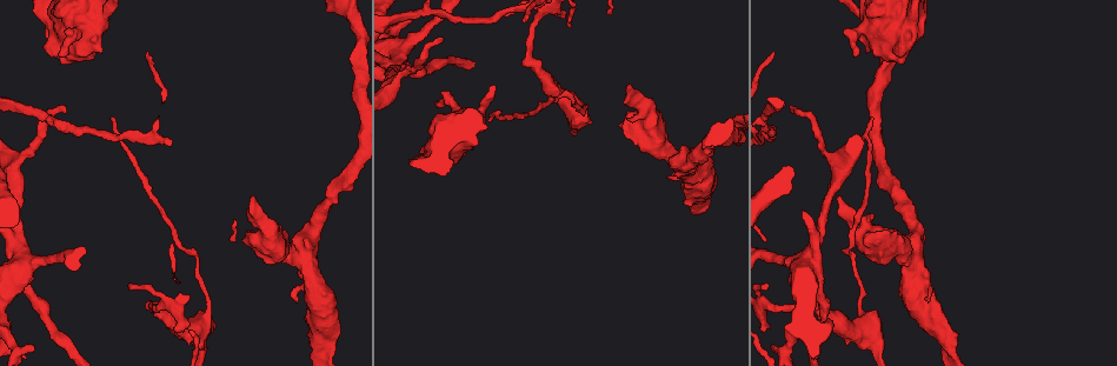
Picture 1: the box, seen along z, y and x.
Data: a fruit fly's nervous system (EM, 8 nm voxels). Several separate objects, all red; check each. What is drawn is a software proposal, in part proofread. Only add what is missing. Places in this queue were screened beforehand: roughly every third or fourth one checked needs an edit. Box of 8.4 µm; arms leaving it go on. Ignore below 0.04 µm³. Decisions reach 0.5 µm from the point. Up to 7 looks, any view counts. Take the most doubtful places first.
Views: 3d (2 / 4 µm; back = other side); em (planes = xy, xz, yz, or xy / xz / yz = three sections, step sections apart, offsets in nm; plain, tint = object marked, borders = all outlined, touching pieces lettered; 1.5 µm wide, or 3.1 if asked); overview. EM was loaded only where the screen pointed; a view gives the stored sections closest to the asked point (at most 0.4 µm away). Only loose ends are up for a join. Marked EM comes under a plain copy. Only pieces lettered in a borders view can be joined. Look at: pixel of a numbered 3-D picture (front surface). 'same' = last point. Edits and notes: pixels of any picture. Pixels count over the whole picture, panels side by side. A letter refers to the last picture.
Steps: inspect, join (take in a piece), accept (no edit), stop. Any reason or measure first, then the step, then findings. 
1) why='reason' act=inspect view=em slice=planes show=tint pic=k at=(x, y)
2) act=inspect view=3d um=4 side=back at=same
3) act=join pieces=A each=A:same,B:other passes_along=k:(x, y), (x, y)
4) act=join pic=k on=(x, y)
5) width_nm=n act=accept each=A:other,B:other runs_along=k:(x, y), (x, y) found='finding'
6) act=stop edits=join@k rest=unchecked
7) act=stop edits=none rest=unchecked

why='an open end' act=inspect view=3d um=4 side=back pic=1 at=(252, 197)

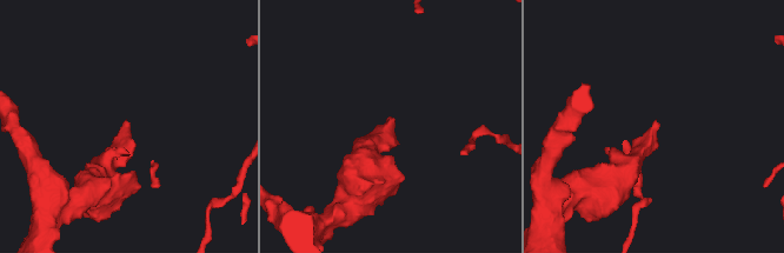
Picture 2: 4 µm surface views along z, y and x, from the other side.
act=inspect view=em slice=xy step=4 show=borders pic=2 at=(656, 120)

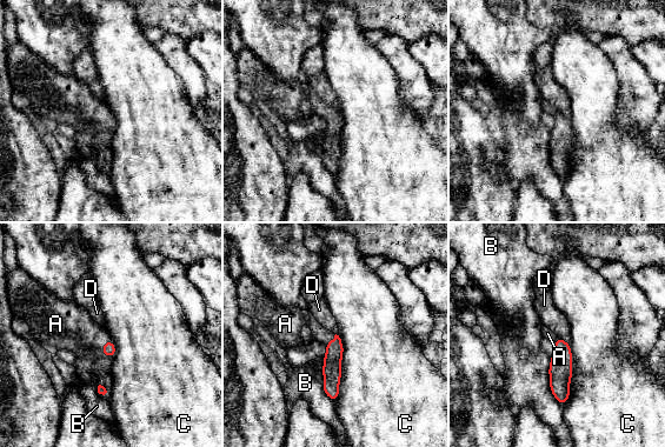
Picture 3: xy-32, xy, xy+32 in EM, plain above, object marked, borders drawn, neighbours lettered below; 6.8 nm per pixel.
act=inspect view=em slice=yz step=4 show=borders at=same

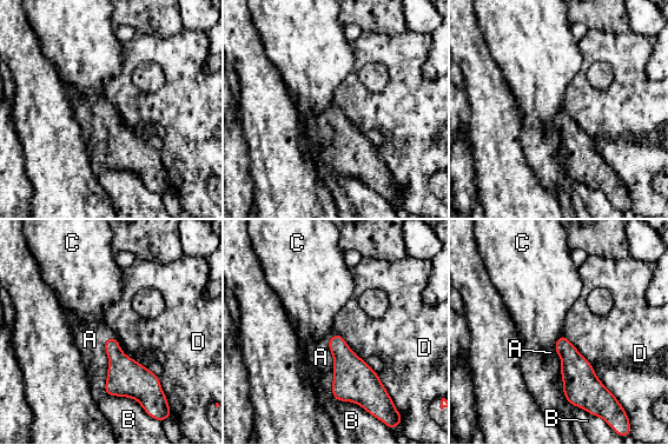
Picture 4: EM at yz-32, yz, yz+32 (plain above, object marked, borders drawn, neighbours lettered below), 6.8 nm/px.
act=join pieces=A each=A:same,B:other,C:other,D:other passes_along=4:(125, 377), (106, 352), (90, 339) found='the neuron continues'

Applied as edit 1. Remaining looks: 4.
why='long arm stops here' act=inspect view=em slice=planes show=borders pic=1 at=(872, 117)

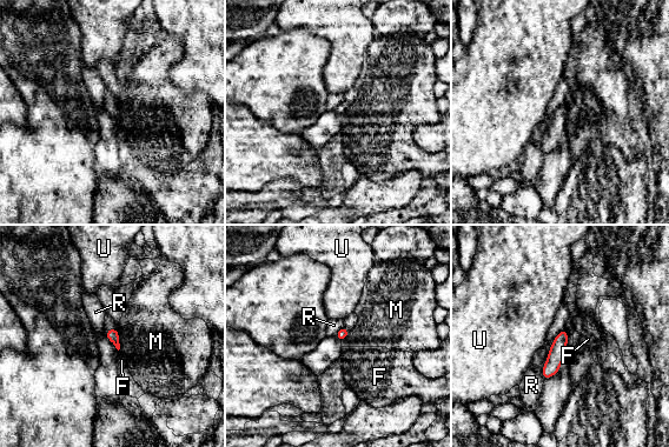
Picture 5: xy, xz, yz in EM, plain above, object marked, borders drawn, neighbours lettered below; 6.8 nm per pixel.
act=accept each=F:other,M:other,R:other,U:other runs_along=5:(564, 332), (554, 362), (545, 375) found='no lettered piece goes on from it'

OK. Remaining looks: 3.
act=stop edits=join@4 rest=unchecked

